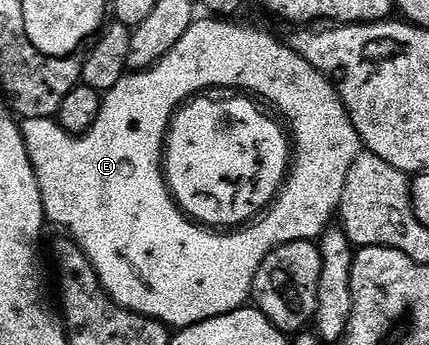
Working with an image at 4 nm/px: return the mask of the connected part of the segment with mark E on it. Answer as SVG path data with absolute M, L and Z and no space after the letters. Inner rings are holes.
M220 17L197 18L196 22L190 25L190 29L186 29L182 41L178 41L178 45L174 45L174 49L170 49L170 53L166 53L162 61L158 61L153 67L146 68L145 71L125 74L124 79L118 81L118 85L114 85L114 89L110 89L103 96L98 117L92 128L84 134L71 135L69 131L60 127L55 118L25 119L20 123L20 132L26 145L26 153L30 157L30 165L36 174L38 189L42 193L45 220L49 224L57 223L64 230L61 232L67 233L72 242L77 243L84 250L84 256L92 262L92 268L96 270L96 276L100 278L105 293L119 307L125 307L128 311L163 323L169 329L193 327L202 321L222 317L226 313L245 306L252 293L254 277L262 261L266 261L270 252L290 241L319 240L337 218L342 189L346 185L346 173L350 173L350 165L354 165L354 157L358 157L362 150L360 134L354 129L344 108L344 102L341 101L340 94L336 92L331 79L318 69L314 69L314 65L298 57L298 53L290 50L287 42L280 40L279 43L274 36L267 35L256 27L239 27L236 21L225 21ZM250 87L274 99L294 119L298 127L296 131L298 141L288 139L286 131L276 123L276 119L268 111L260 111L260 103L250 99ZM206 101L232 101L232 103L210 105ZM230 121L254 121L252 127L258 129L258 131L250 131L252 149L258 149L258 161L252 161L254 163L252 169L244 169L244 165L234 165L234 159L240 159L240 157L230 155ZM280 183L290 183L290 187L284 193L278 207Z

